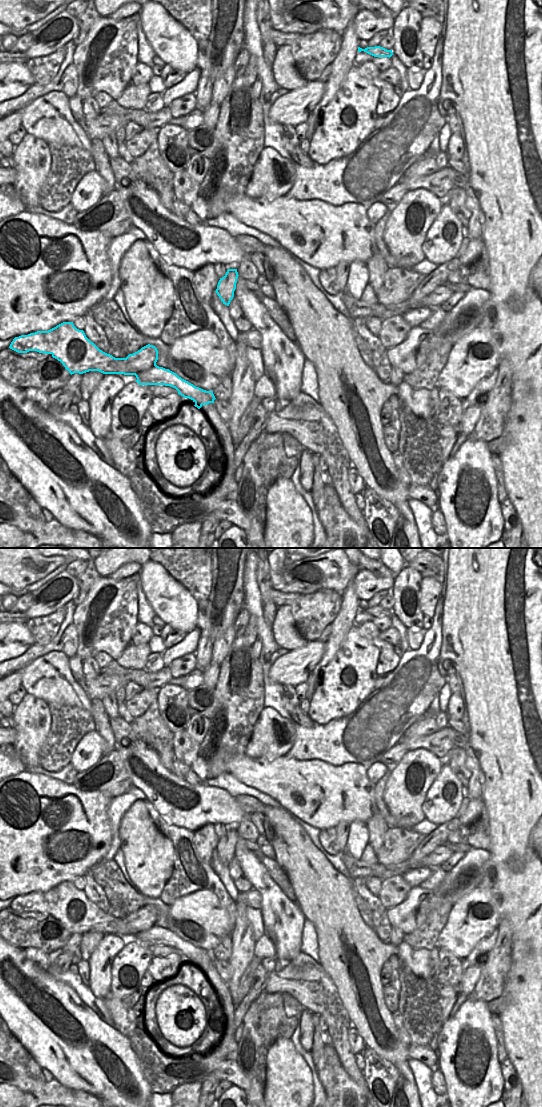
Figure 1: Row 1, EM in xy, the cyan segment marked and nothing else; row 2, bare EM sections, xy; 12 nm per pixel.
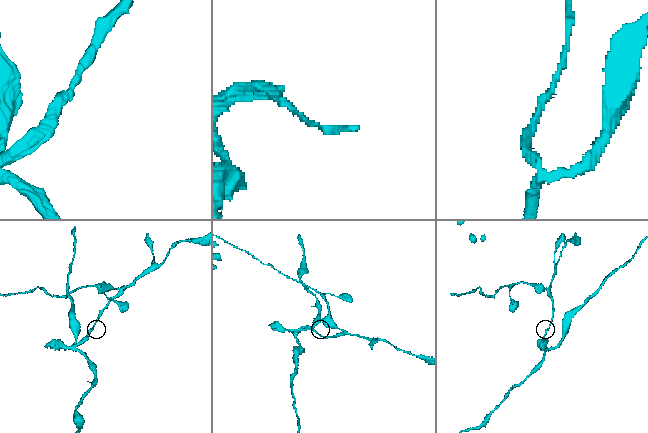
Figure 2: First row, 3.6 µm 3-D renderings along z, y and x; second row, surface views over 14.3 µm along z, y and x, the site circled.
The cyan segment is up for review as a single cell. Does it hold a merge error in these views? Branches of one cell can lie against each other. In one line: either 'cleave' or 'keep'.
cleave

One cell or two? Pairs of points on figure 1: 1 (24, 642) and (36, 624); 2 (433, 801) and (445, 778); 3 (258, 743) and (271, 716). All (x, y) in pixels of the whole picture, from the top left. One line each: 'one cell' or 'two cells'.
1: two cells
2: one cell
3: one cell

